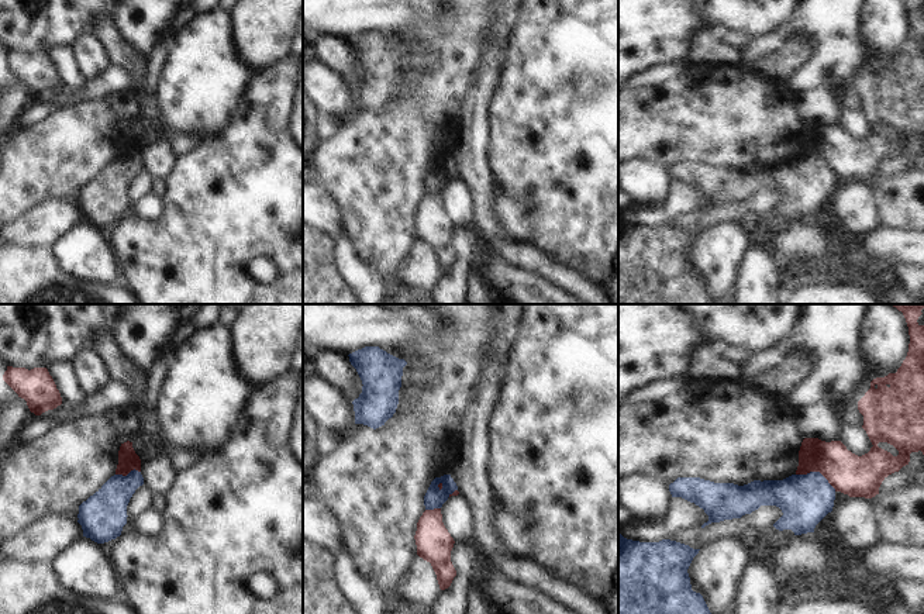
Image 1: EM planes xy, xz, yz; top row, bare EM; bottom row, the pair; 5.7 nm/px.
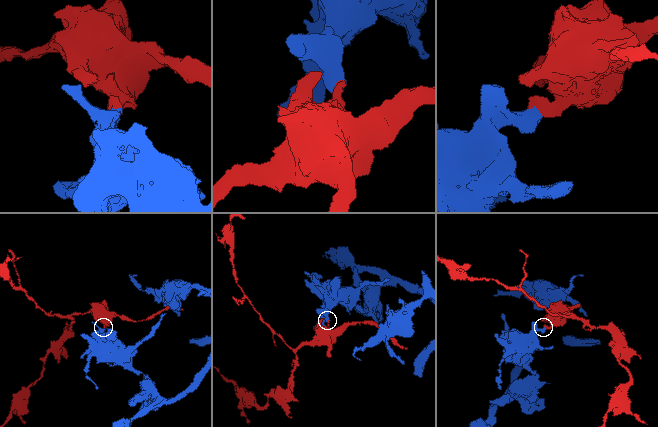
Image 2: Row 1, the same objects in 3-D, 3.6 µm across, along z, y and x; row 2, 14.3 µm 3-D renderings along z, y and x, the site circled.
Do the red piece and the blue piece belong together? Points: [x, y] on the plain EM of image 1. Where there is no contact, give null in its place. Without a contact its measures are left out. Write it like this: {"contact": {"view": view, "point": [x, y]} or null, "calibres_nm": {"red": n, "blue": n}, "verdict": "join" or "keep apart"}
{"contact": {"view": "yz", "point": [817, 155]}, "calibres_nm": {"red": 240, "blue": 300}, "verdict": "keep apart"}

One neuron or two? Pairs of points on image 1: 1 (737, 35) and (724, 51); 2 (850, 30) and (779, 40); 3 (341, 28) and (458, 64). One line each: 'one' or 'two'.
1: two
2: one
3: two

